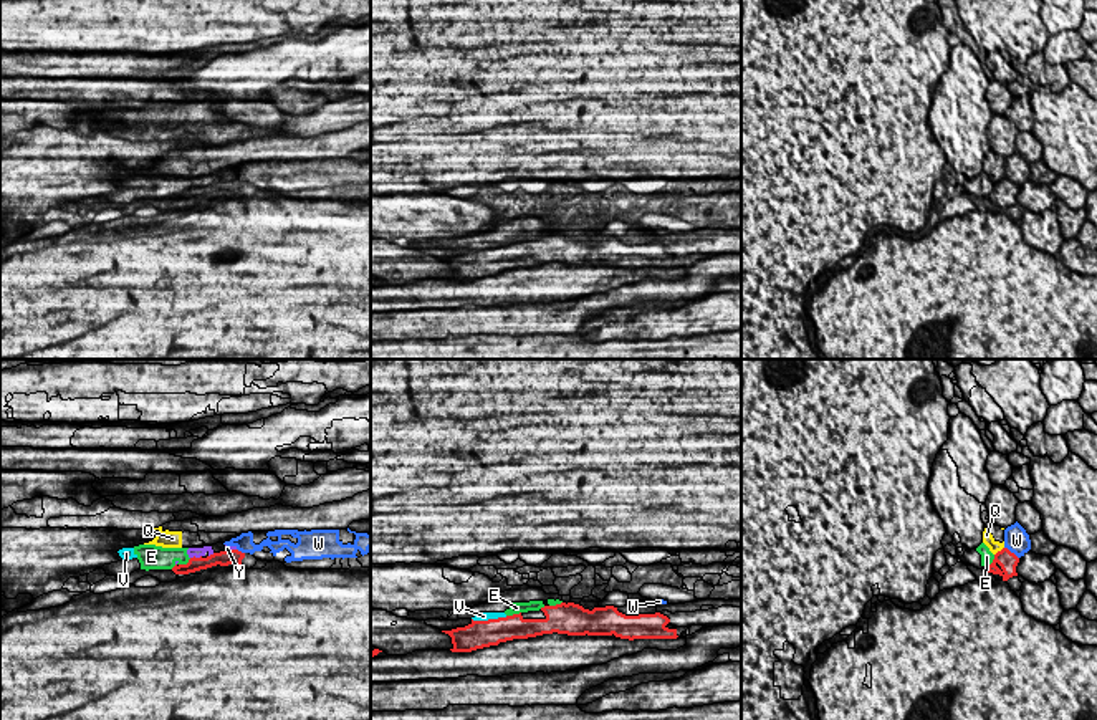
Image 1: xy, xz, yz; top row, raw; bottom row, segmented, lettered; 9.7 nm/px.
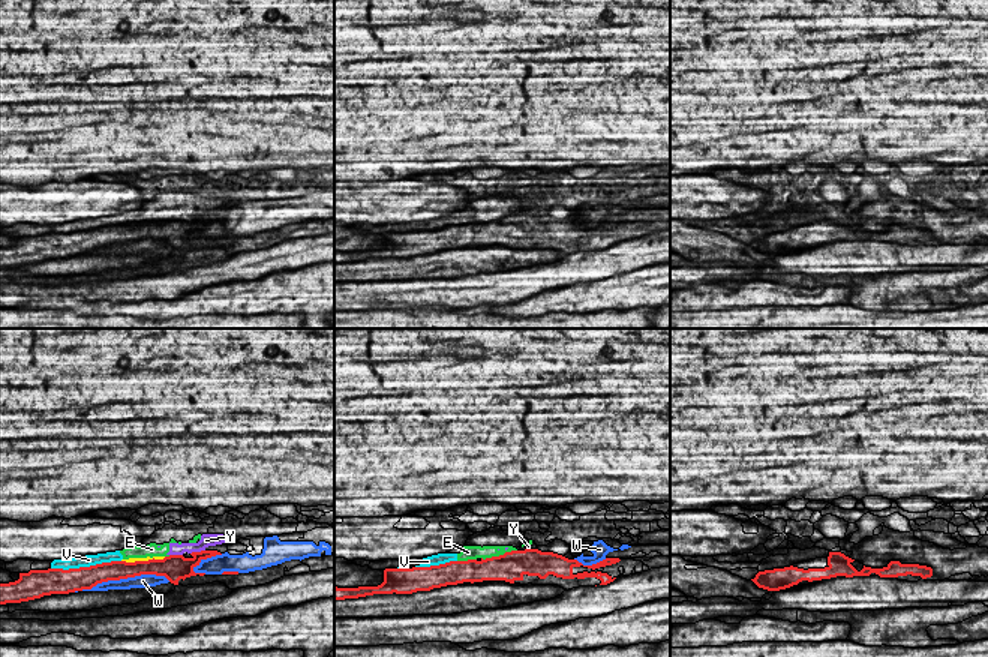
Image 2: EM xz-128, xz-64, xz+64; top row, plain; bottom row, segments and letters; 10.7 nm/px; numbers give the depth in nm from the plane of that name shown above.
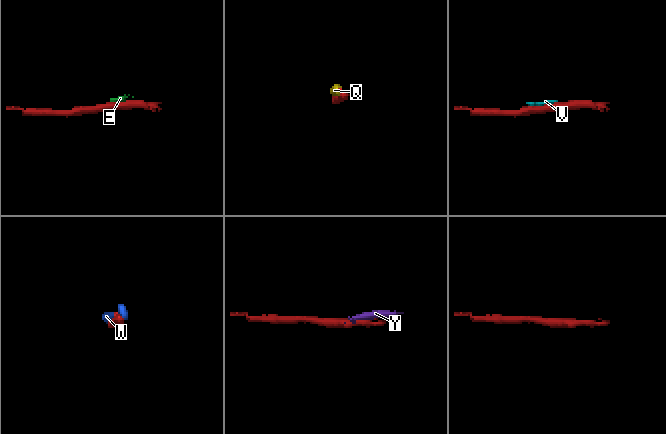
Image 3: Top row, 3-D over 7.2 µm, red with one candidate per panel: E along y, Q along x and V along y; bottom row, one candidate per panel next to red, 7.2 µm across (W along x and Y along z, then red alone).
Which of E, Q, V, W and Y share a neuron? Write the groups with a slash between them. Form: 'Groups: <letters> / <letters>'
Groups: E V Y / Q / W

